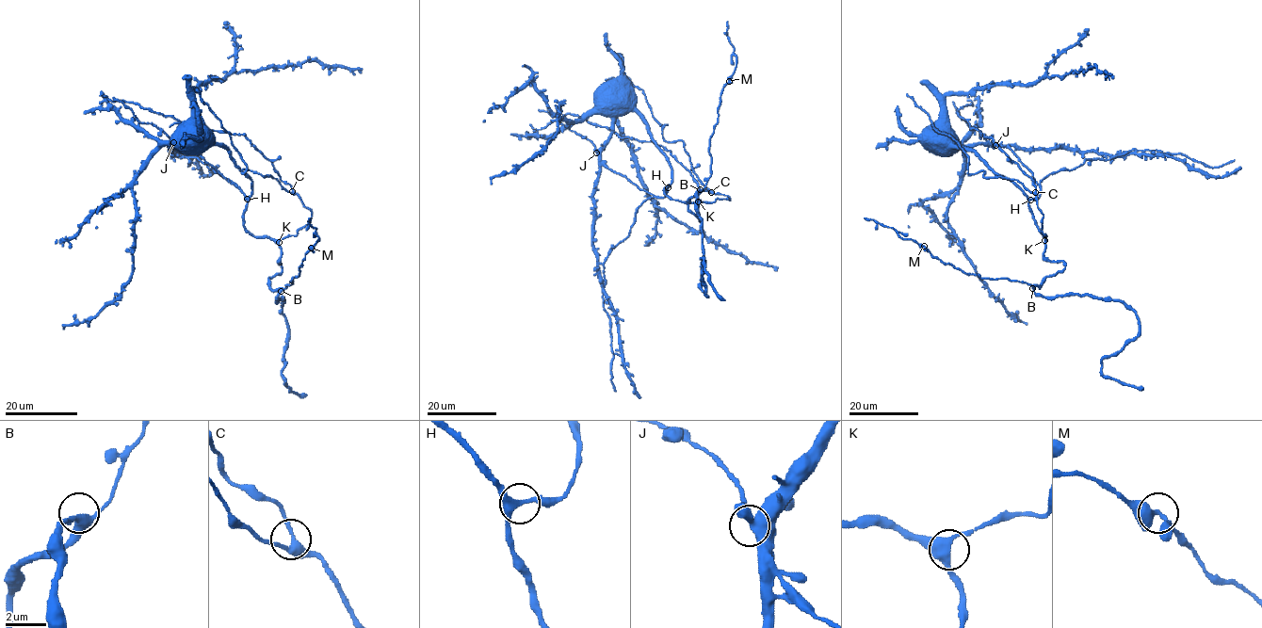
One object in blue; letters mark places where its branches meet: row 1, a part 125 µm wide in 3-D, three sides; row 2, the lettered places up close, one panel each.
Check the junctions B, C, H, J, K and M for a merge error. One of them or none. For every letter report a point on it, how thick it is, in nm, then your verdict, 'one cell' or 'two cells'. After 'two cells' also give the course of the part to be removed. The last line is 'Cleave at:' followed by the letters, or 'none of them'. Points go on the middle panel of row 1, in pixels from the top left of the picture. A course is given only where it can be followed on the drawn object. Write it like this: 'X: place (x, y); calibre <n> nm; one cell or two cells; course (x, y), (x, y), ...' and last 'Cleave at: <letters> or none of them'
B: place (700, 189); calibre 320 nm; one cell
C: place (711, 192); calibre 300 nm; one cell
H: place (668, 187); calibre 340 nm; one cell
J: place (596, 152); calibre 420 nm; one cell
K: place (698, 201); calibre 360 nm; one cell
M: place (729, 81); calibre 360 nm; one cell
Cleave at: none of them

